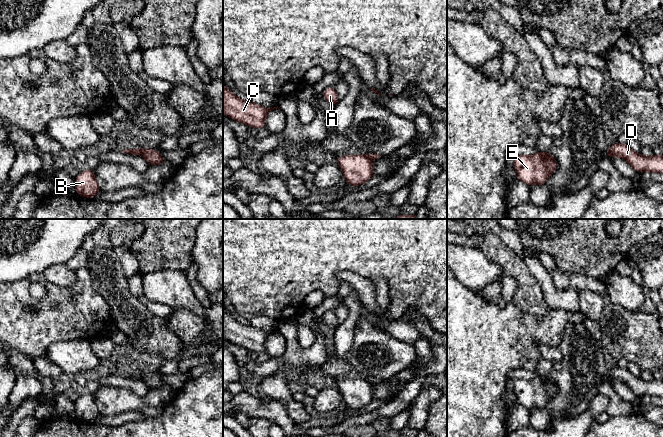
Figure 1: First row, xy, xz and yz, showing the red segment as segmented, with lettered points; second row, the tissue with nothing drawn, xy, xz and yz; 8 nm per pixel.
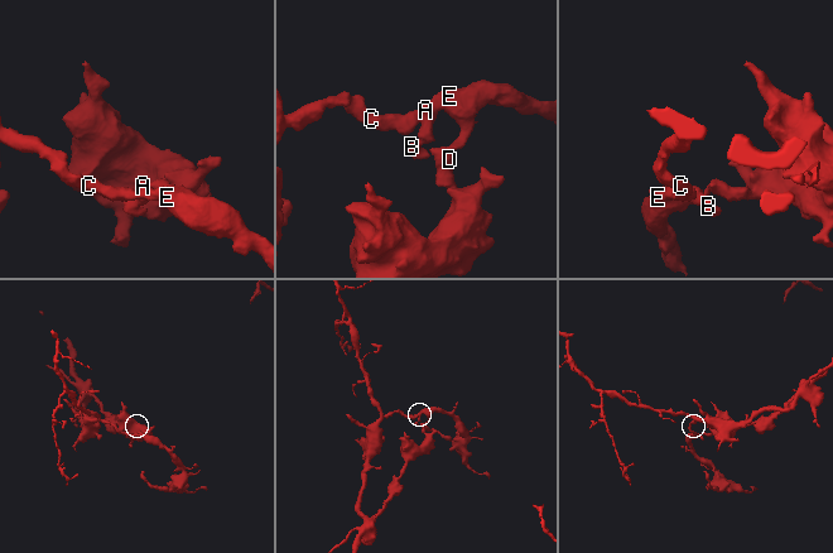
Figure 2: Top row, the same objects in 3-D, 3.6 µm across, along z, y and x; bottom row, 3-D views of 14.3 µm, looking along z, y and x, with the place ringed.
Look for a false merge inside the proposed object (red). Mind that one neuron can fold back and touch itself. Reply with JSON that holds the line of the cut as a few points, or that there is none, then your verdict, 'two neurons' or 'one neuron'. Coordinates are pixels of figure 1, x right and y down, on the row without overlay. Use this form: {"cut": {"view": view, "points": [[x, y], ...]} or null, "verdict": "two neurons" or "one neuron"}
{"cut": {"view": "xy", "points": [[145, 373], [142, 378]]}, "verdict": "two neurons"}

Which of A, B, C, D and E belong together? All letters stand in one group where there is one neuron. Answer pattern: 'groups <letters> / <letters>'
groups A B C E / D

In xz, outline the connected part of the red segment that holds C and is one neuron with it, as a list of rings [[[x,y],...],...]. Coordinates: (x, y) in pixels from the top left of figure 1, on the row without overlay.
[[[223,309],[223,336],[237,346],[253,352],[265,352],[265,342],[274,333],[280,334],[278,330],[266,332],[251,325],[241,324]]]

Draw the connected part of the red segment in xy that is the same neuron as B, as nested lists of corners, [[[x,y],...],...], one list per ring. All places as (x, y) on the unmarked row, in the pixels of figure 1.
[[[89,392],[81,396],[76,400],[75,404],[76,411],[74,415],[78,419],[94,422],[101,415],[94,401],[94,393]]]

